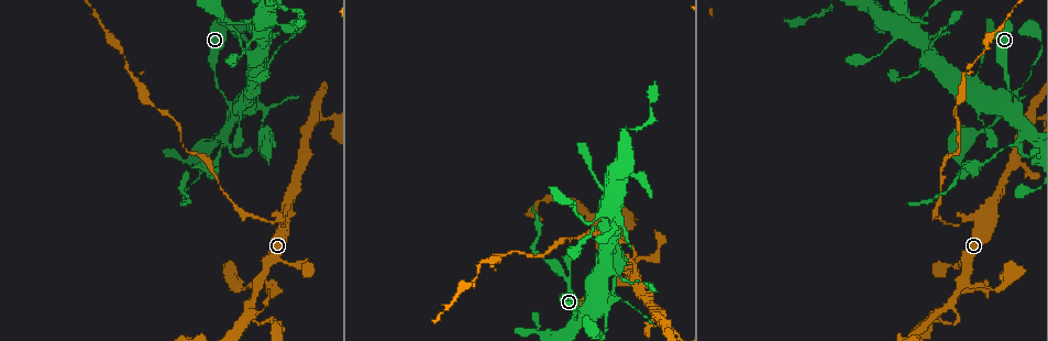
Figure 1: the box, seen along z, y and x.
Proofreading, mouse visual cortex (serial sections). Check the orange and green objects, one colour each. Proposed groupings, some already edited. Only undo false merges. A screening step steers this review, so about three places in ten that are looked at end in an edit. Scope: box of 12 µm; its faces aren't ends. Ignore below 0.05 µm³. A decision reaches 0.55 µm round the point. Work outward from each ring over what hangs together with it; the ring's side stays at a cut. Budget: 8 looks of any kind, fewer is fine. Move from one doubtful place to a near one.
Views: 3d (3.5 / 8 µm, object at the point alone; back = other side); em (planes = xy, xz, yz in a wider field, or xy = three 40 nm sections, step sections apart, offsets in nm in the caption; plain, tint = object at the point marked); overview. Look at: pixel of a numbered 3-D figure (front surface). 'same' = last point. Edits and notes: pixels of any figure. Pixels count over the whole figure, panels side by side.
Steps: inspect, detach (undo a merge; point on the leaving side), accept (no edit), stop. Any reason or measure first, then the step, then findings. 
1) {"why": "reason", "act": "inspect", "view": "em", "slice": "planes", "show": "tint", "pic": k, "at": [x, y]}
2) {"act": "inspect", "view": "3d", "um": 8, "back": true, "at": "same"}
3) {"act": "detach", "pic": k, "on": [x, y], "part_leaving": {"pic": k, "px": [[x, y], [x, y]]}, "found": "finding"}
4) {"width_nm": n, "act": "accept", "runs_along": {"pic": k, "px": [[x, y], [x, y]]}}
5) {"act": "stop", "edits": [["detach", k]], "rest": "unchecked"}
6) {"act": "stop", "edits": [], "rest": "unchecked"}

{"why": "narrows sharply", "act": "inspect", "view": "3d", "um": 3.5, "pic": 1, "at": [946, 222]}

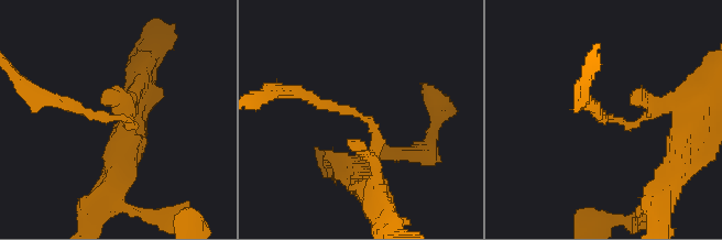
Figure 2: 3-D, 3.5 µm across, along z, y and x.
{"arm_widths_nm": [150, 200], "act": "inspect", "view": "em", "slice": "xy", "step": 2, "show": "tint", "pic": 2, "at": [613, 120]}

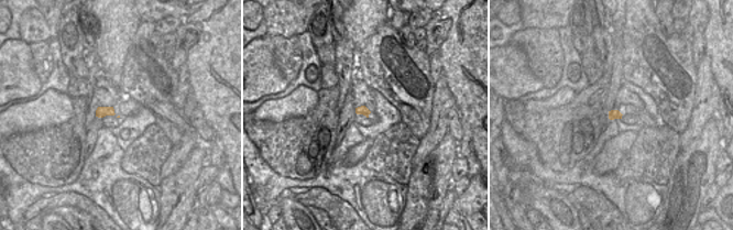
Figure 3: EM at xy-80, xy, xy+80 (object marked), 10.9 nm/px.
{"act": "detach", "pic": 2, "on": [108, 118], "found": "a second cell is stuck on"}

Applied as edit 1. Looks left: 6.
{"why": "see it whole again", "act": "inspect", "view": "overview"}

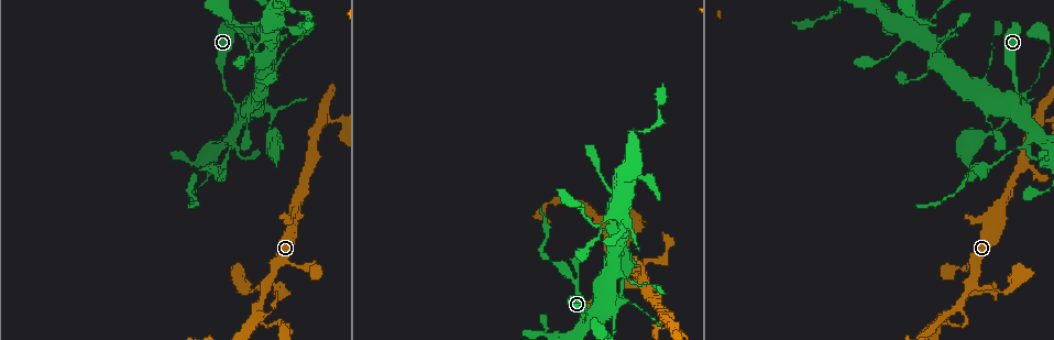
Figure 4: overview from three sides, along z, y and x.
{"why": "a narrow waist", "act": "inspect", "view": "3d", "um": 3.5, "pic": 4, "at": [1012, 151]}

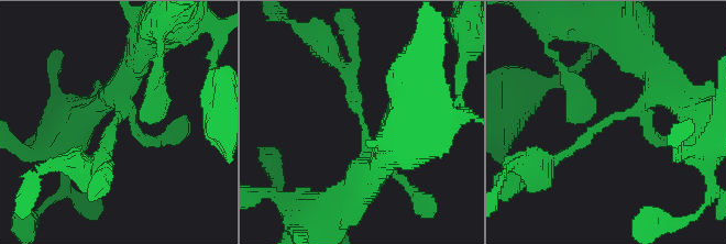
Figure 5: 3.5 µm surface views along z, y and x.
{"act": "accept", "runs_along": {"pic": 5, "px": [[655, 71], [637, 109], [559, 156]]}, "found": "continuous, no second cell"}

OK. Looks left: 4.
{"why": "abrupt turn", "act": "inspect", "view": "3d", "um": 3.5, "pic": 4, "at": [919, 29]}

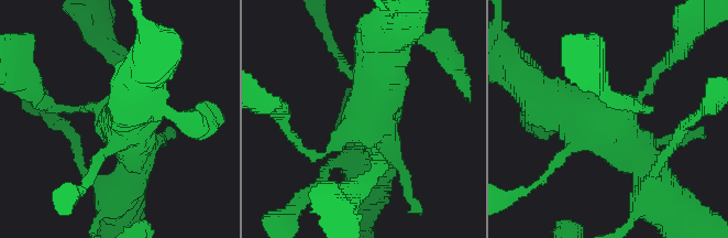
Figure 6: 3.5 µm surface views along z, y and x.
{"why": "shape alone is not enough", "act": "inspect", "view": "em", "slice": "planes", "show": "plain", "pic": 6, "at": [360, 123]}

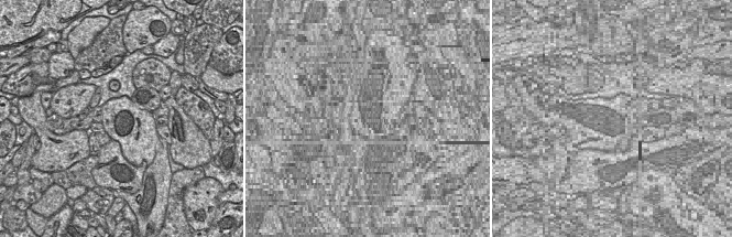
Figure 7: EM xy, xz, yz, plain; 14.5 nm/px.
{"act": "inspect", "view": "em", "slice": "planes", "show": "tint", "at": "same"}

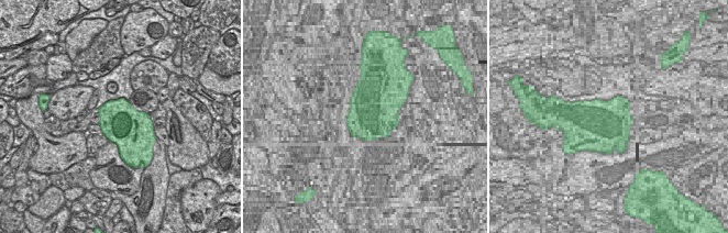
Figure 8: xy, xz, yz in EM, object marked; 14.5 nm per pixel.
{"act": "accept", "runs_along": {"pic": 6, "px": [[659, 192], [619, 134], [551, 104]]}, "found": "continuous, no second cell"}

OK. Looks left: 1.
{"act": "stop", "edits": [["detach", 2]], "rest": "unchecked"}

